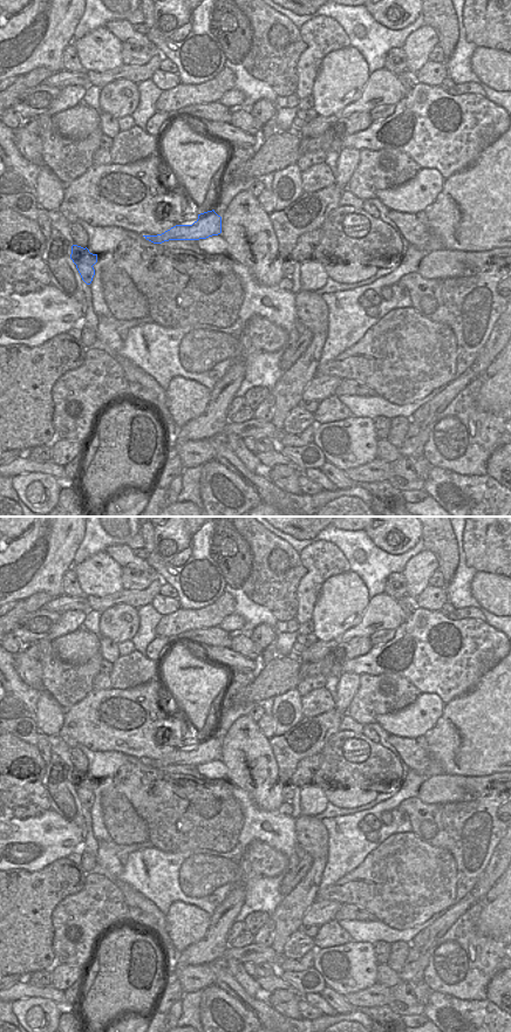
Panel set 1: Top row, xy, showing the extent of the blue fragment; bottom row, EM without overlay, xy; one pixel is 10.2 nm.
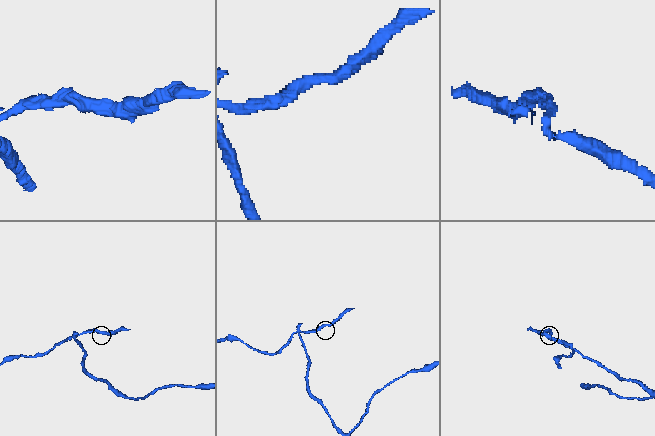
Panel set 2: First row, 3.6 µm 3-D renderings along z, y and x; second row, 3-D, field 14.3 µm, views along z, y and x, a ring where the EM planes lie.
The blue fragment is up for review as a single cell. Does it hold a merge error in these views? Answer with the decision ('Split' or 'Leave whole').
Split

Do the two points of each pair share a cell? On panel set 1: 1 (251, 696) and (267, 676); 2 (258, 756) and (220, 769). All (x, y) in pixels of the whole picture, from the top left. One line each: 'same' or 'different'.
1: same
2: different

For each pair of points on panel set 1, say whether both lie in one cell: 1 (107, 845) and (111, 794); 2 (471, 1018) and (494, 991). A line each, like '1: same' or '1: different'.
1: different
2: different

